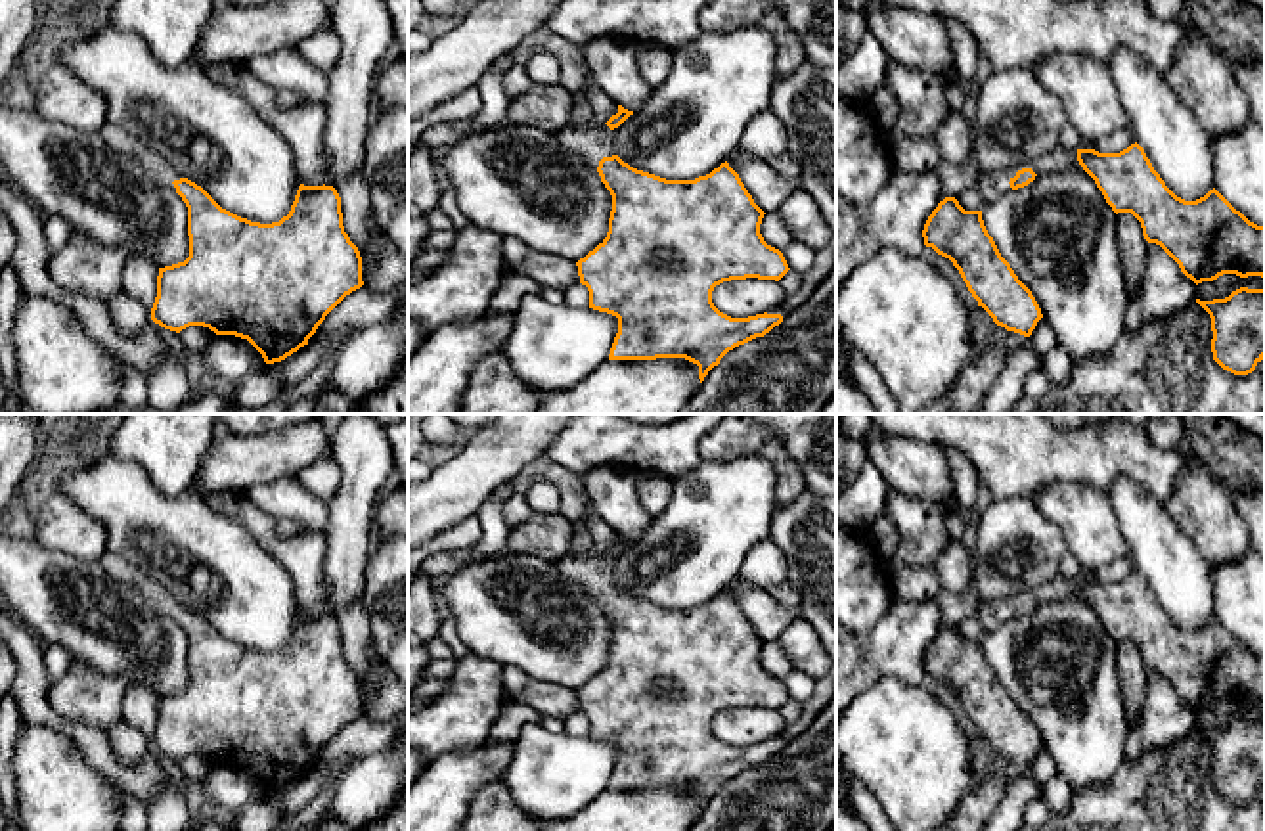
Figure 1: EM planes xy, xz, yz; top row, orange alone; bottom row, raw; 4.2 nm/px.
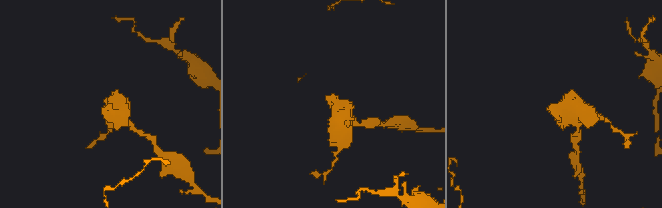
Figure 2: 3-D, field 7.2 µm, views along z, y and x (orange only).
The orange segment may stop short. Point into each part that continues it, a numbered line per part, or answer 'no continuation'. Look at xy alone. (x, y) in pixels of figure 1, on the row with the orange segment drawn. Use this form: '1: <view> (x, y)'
1: xy (157, 169)

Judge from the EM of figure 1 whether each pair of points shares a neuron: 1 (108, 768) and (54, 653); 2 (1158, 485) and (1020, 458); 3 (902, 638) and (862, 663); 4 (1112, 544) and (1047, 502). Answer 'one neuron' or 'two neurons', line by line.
1: two neurons
2: one neuron
3: one neuron
4: one neuron

